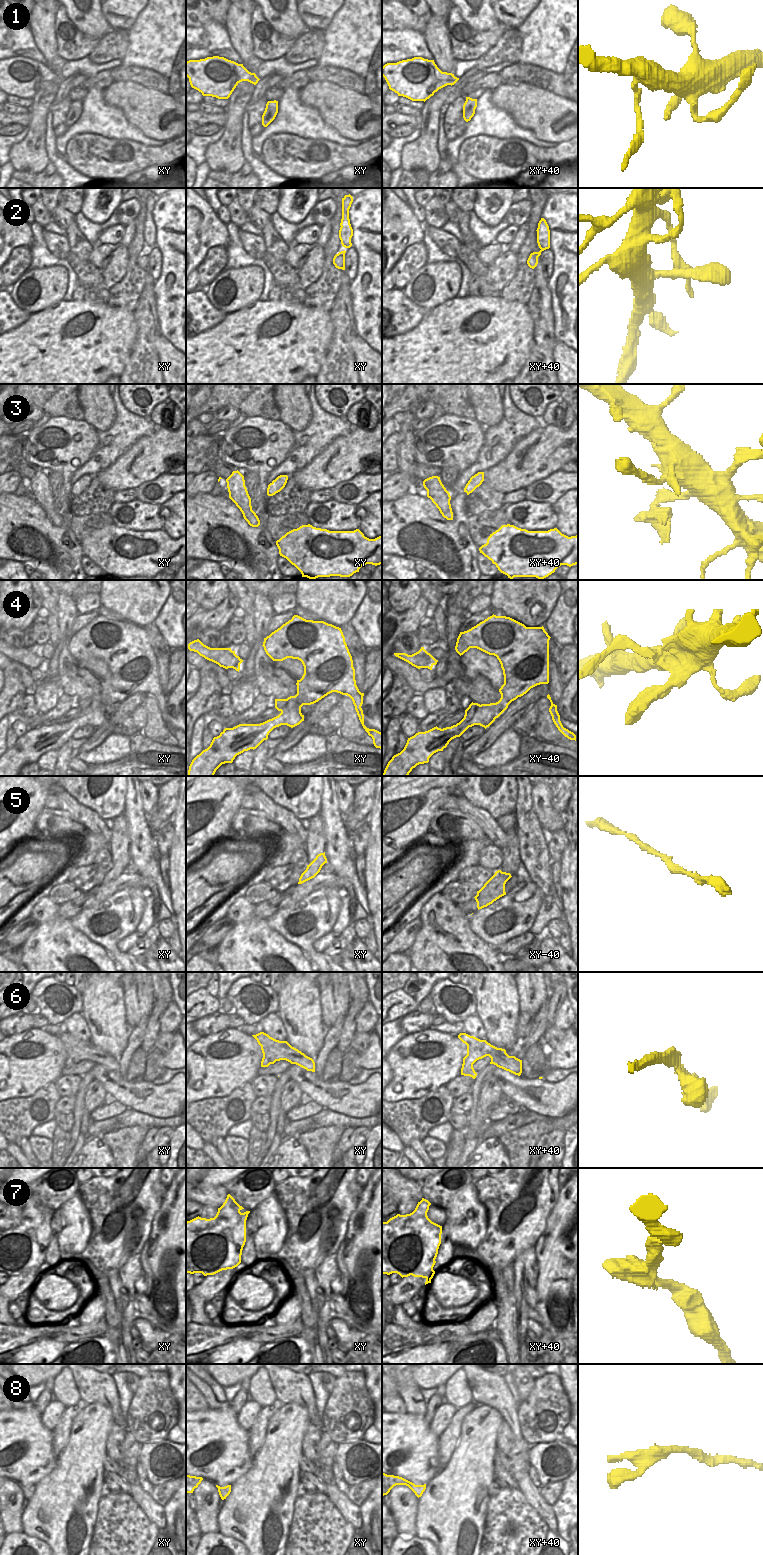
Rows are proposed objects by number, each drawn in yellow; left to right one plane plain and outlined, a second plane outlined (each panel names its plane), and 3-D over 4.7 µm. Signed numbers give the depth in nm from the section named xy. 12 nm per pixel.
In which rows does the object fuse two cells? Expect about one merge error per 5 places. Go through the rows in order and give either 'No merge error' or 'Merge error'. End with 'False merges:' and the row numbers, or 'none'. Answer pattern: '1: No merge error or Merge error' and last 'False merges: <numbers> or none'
1: No merge error
2: No merge error
3: No merge error
4: No merge error
5: No merge error
6: No merge error
7: No merge error
8: No merge error
False merges: none.

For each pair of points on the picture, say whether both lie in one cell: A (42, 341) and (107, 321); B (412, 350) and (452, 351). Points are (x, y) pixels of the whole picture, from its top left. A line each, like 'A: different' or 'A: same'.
A: same
B: same

